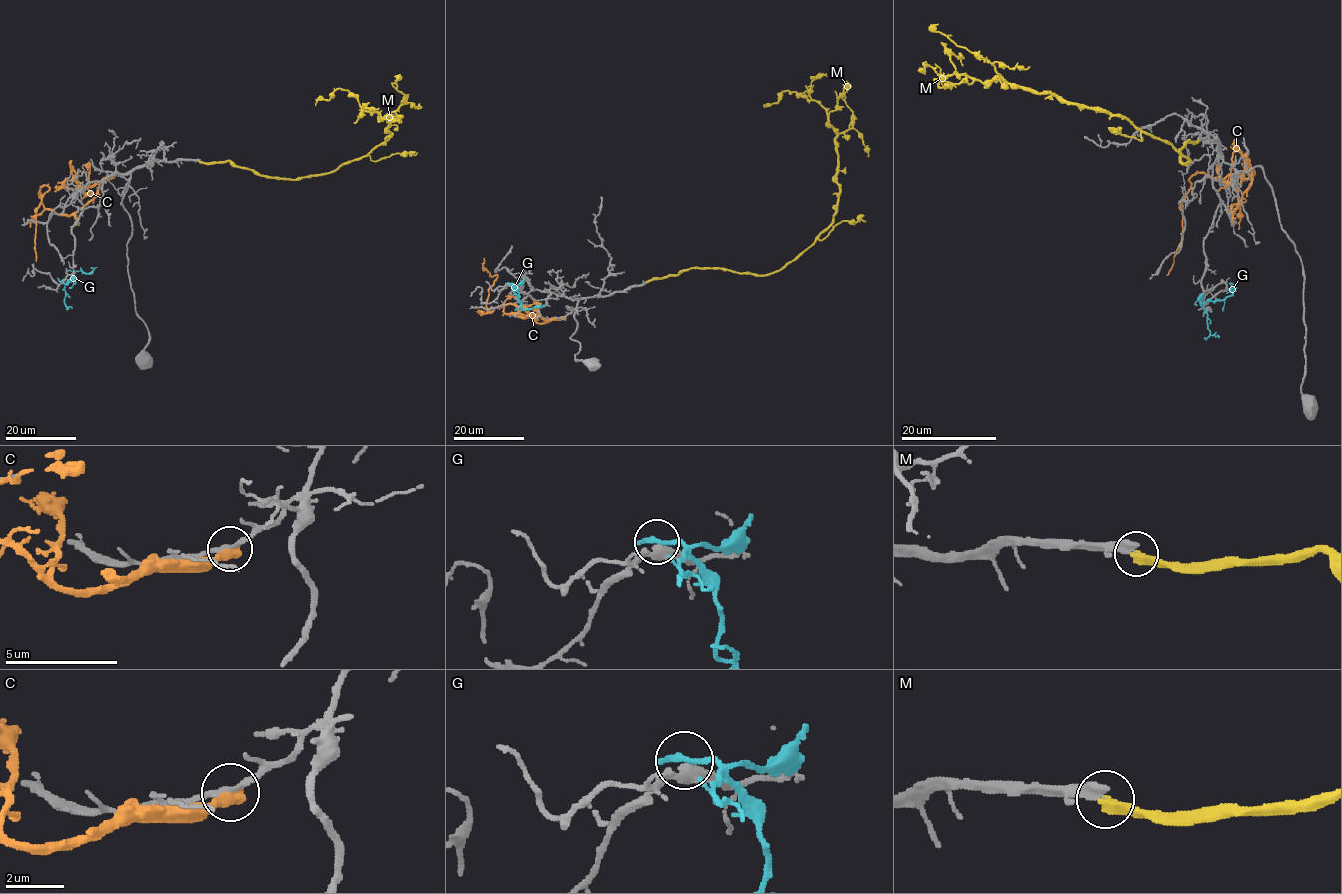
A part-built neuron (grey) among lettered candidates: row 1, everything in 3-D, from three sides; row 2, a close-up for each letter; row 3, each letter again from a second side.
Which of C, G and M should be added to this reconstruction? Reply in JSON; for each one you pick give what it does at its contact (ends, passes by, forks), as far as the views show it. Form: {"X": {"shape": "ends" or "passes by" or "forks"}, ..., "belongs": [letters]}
{"belongs": []}

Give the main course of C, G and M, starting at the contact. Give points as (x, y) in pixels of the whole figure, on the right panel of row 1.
C: (1245, 157), (1252, 184), (1231, 213), (1237, 202), (1233, 183), (1204, 173), (1190, 178), (1183, 238), (1166, 274)
G: (1201, 303), (1223, 299), (1235, 288), (1231, 291), (1231, 283)
M: (1198, 140), (1181, 147), (1186, 165), (1171, 144), (1126, 119), (1001, 78), (956, 73), (942, 42), (962, 65)

